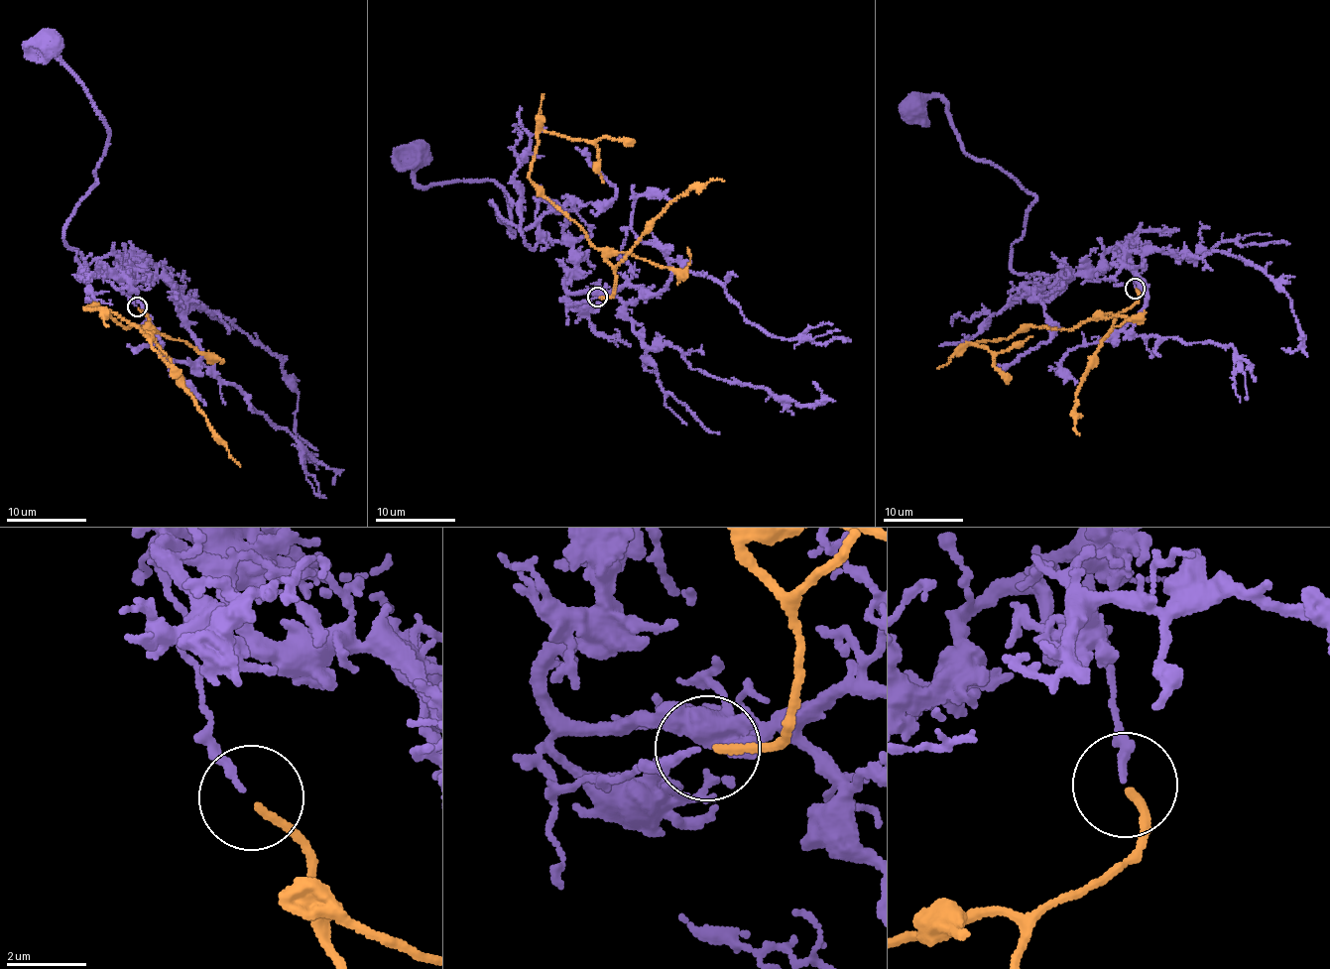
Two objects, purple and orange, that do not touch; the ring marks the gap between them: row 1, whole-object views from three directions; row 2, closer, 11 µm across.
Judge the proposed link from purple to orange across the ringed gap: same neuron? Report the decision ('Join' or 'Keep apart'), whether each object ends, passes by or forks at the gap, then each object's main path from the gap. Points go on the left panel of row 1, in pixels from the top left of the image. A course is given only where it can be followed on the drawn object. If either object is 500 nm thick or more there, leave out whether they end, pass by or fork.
Keep apart. At the ring purple ends. At the ring orange ends. Course of purple: (136, 305), (120, 252), (123, 291), (66, 246), (109, 130), (52, 31), (53, 45). Course of orange: (138, 307), (150, 330), (118, 324), (92, 304), (85, 308), (109, 309), (138, 325), (181, 374)

